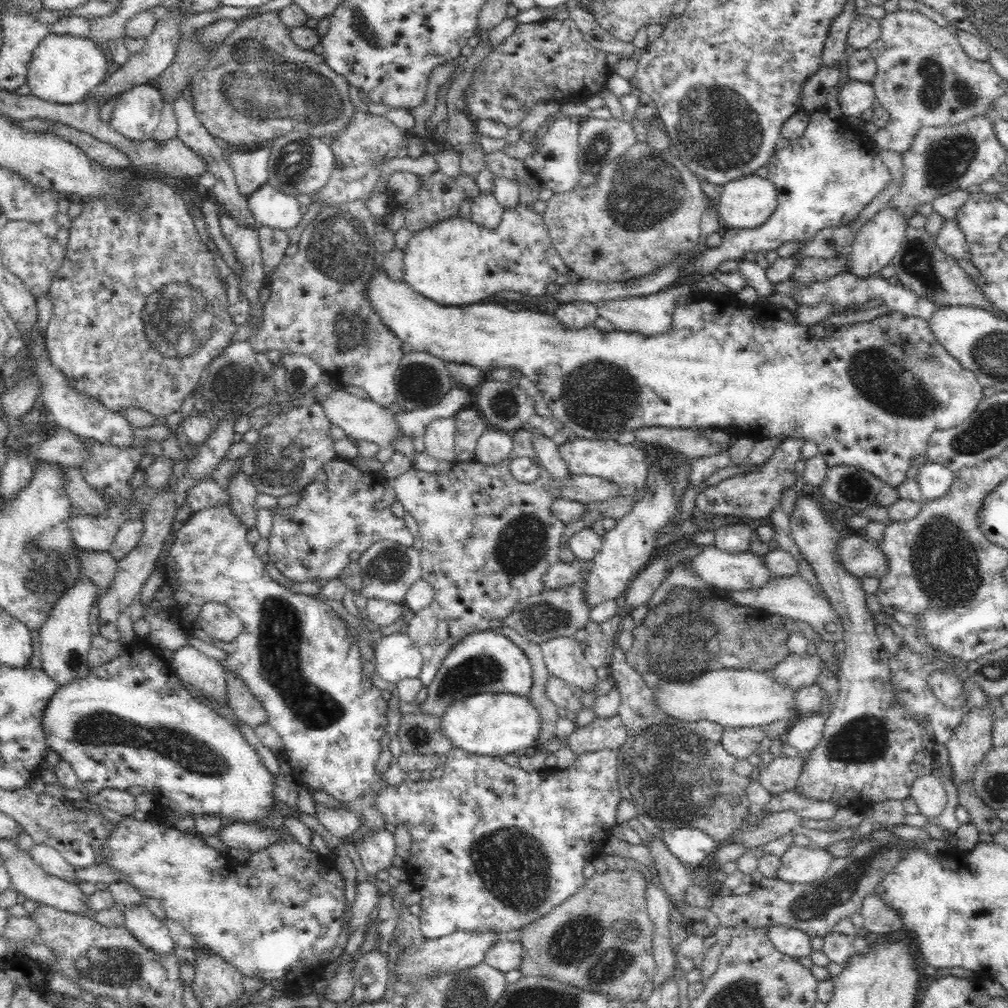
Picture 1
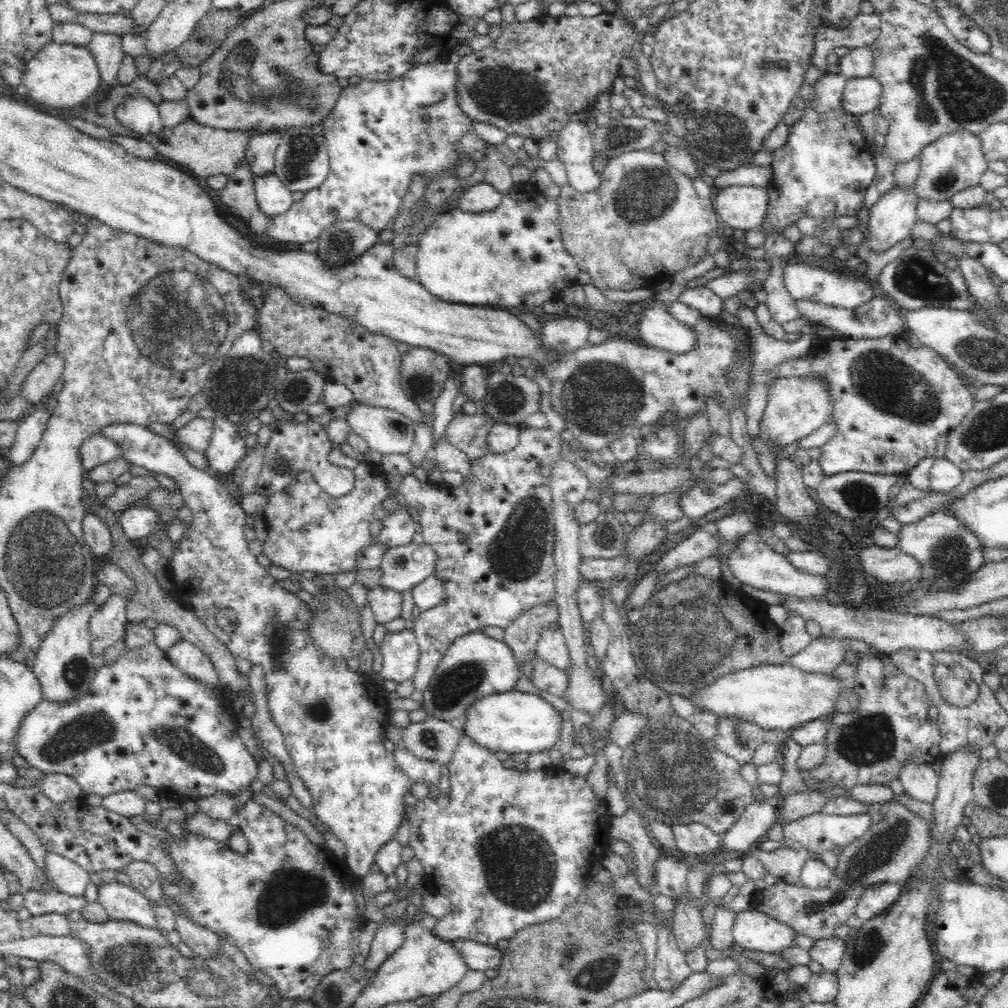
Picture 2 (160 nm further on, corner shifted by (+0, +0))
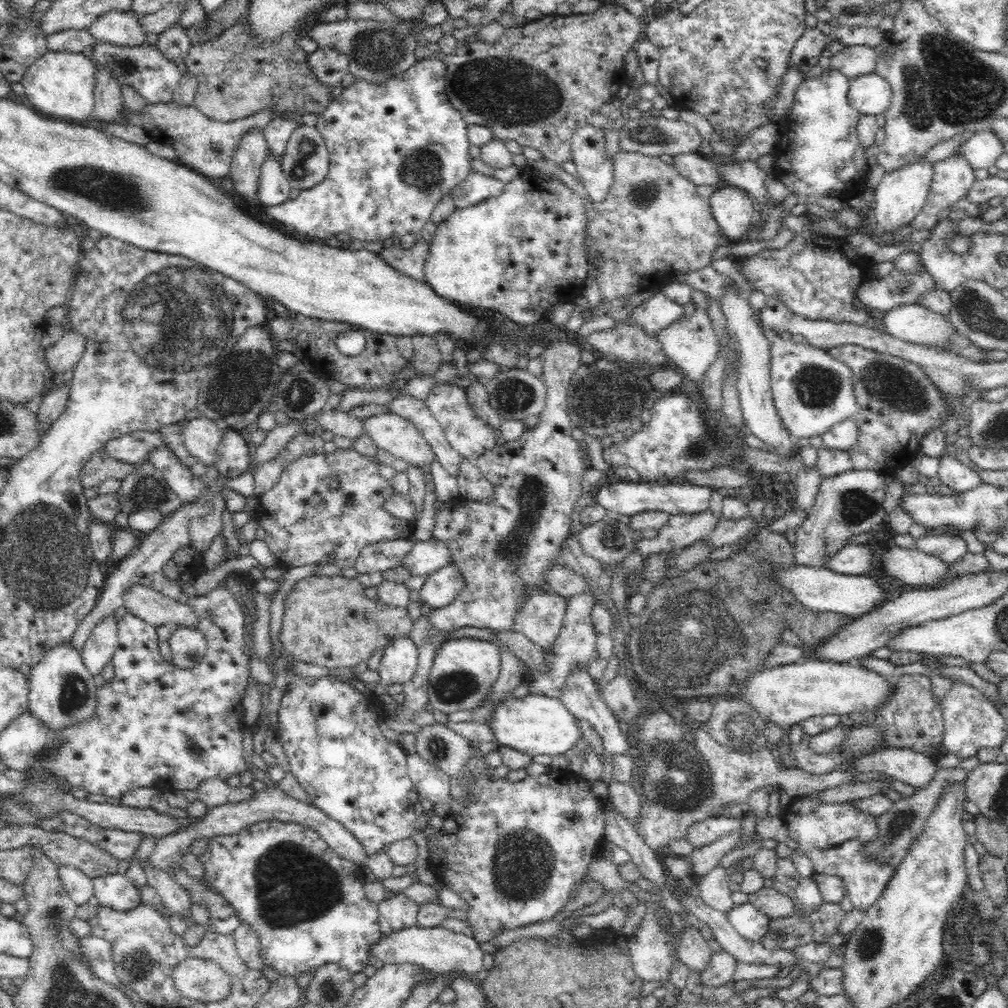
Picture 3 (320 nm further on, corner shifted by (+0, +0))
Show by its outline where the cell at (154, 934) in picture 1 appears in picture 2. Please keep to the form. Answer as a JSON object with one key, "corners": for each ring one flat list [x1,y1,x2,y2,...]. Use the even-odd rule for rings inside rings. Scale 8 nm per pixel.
{"corners":[[116,879,100,882,97,887,97,901,106,910,109,920,132,921,142,926,157,928,152,904,130,884,119,883]]}

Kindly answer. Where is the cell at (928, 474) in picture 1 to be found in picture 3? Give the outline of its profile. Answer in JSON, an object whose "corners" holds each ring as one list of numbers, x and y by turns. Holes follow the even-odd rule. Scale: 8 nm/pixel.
{"corners":[[944,452,944,456,939,460,938,476,941,484,962,493,984,484,973,468,950,457,947,452]]}

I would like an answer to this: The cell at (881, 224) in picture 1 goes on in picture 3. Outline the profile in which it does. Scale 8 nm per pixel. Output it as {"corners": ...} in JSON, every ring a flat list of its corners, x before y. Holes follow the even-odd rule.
{"corners":[[924,158,886,173,876,188,874,206,881,232,892,232,908,225,924,207,930,188,932,188,932,182,934,182,934,163,926,162]]}

